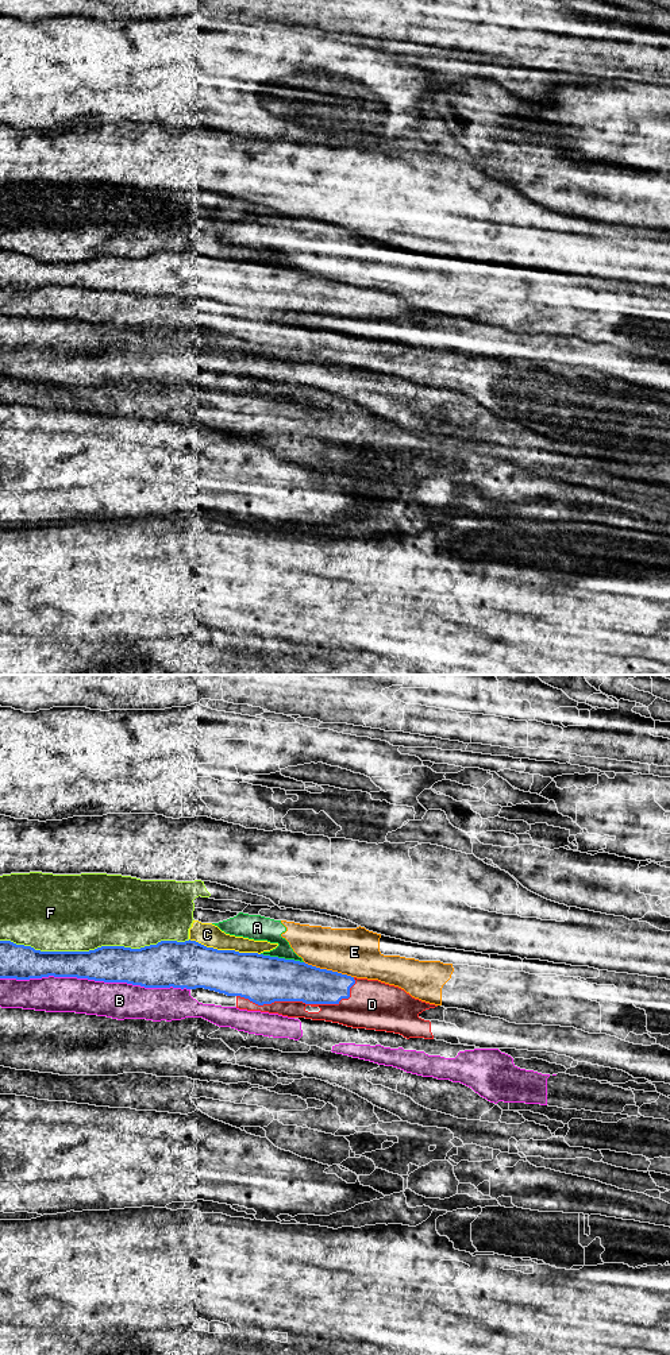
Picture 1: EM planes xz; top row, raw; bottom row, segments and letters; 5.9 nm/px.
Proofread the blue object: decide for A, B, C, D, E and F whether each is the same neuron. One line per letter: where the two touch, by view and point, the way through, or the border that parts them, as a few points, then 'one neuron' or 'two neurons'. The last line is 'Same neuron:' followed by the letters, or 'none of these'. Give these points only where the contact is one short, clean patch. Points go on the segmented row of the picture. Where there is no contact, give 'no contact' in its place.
A: meets blue in xz at (282, 958); two neurons
B: meets blue in xz at (95, 980); two neurons
C: meets blue in xz at (224, 950); two neurons
D: meets blue in xz at (300, 1000); one neuron
E: meets blue in xz at (328, 971); border along xz (304, 961), (353, 977); two neurons
F: meets blue in xz at (95, 949); two neurons
Same neuron: D

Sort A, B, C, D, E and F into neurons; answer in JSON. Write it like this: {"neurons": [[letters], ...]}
{"neurons": [["A", "E"], ["B"], ["C", "F"], ["D"]]}

